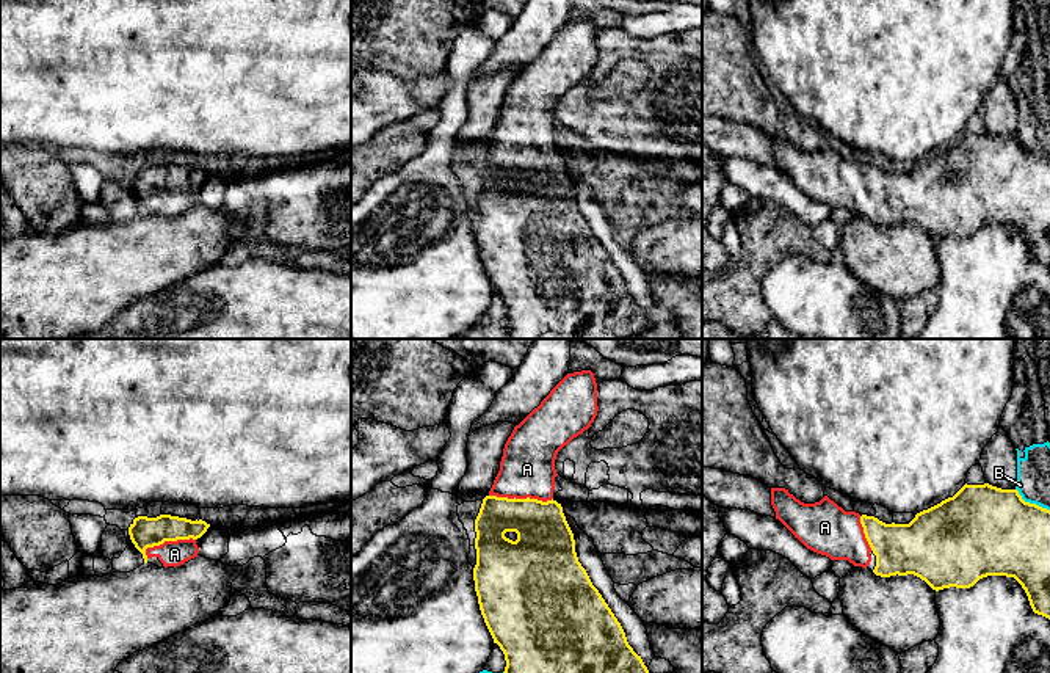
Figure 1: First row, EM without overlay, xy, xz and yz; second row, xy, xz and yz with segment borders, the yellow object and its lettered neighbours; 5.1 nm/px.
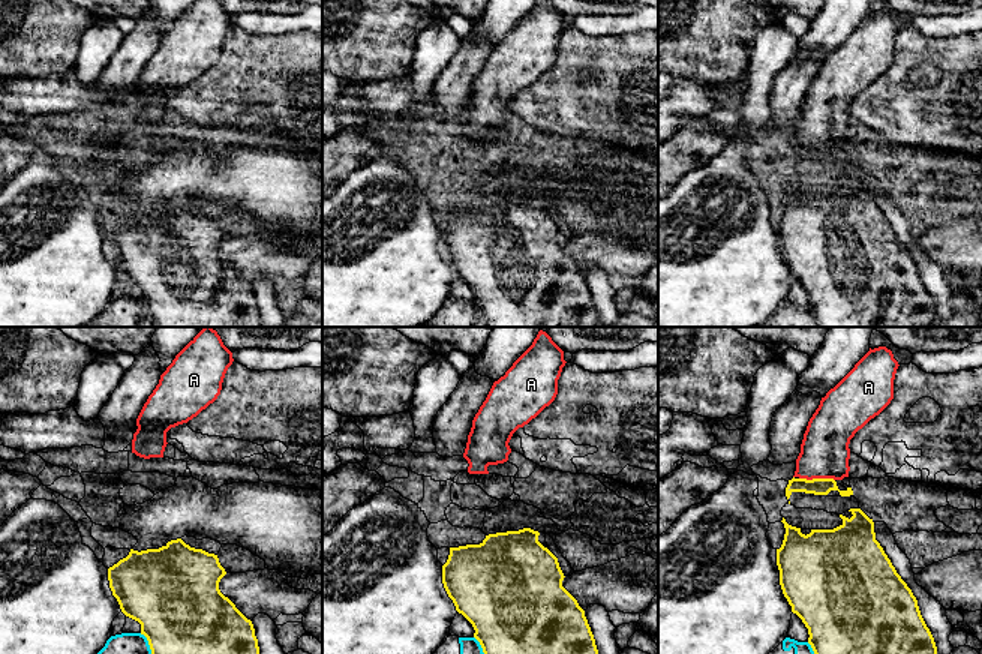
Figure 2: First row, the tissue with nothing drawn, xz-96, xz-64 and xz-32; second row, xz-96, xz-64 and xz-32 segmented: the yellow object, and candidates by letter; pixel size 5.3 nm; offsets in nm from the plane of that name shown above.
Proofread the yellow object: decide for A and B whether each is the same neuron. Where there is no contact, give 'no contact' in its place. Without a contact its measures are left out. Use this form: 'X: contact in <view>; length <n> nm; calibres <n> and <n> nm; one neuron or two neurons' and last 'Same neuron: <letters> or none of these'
A: contact in xz; length 320 nm; calibres 280 and 280 nm; one neuron
B: contact in yz; length 200 nm; calibres 440 and 180 nm; two neurons
Same neuron: A

